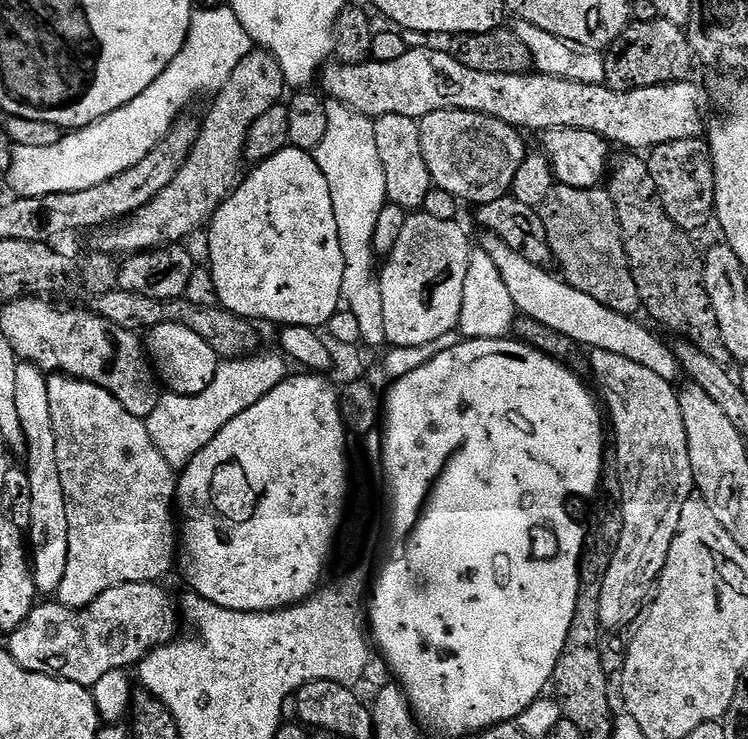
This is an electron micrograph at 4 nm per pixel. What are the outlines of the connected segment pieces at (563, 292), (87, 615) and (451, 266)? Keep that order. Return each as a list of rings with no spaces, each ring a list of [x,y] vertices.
[[[488,234],[483,237],[482,251],[490,256],[494,266],[498,266],[498,274],[502,274],[502,282],[506,282],[507,289],[510,290],[510,298],[514,298],[514,306],[521,317],[529,320],[542,322],[542,326],[550,326],[550,330],[558,330],[558,334],[566,334],[566,338],[572,340],[573,345],[585,344],[588,350],[606,350],[610,354],[618,354],[618,358],[630,358],[630,362],[638,362],[638,366],[646,366],[646,370],[654,370],[658,378],[669,382],[675,381],[676,375],[681,375],[682,369],[676,361],[675,351],[671,347],[667,348],[658,337],[654,336],[644,324],[639,324],[639,319],[631,316],[623,316],[598,302],[598,298],[590,298],[590,294],[582,294],[582,290],[574,290],[555,271],[547,272],[547,267],[526,262],[522,254],[510,250],[504,242],[496,236]]]
[[[156,582],[114,586],[84,608],[67,608],[59,602],[37,603],[22,626],[7,637],[8,653],[18,666],[34,674],[78,683],[90,690],[102,674],[131,669],[131,664],[139,665],[153,648],[172,643],[177,635],[178,608],[160,587]]]
[[[416,210],[411,213],[402,226],[402,234],[398,234],[398,242],[394,242],[394,250],[387,253],[388,260],[378,272],[378,283],[382,294],[382,310],[386,313],[386,338],[388,344],[393,348],[423,346],[428,342],[435,342],[439,337],[448,334],[450,331],[459,329],[460,315],[462,314],[462,286],[466,286],[466,266],[470,266],[470,254],[474,250],[474,244],[468,241],[468,236],[464,233],[464,228],[456,220],[443,220],[440,216],[431,216],[428,210]]]

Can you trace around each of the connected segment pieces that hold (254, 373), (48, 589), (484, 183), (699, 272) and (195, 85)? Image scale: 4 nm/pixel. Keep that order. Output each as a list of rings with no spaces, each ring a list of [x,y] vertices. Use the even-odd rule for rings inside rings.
[[[253,354],[241,360],[225,360],[217,363],[214,382],[202,394],[197,396],[161,395],[158,406],[146,417],[148,433],[158,446],[162,458],[170,462],[172,467],[180,470],[192,461],[220,431],[238,414],[250,410],[254,402],[266,398],[274,386],[287,379],[290,368],[289,361],[283,355],[260,356]]]
[[[28,361],[18,366],[14,382],[19,425],[22,426],[23,447],[26,446],[24,469],[28,480],[29,505],[28,544],[32,580],[39,595],[55,595],[62,577],[66,574],[69,558],[69,522],[66,515],[65,491],[62,490],[61,475],[58,471],[57,440],[50,416],[50,398],[47,375]]]
[[[447,108],[438,110],[434,114],[426,114],[420,117],[418,123],[422,138],[422,158],[426,158],[430,178],[439,191],[441,188],[448,196],[469,200],[472,206],[494,202],[511,193],[514,174],[518,174],[518,166],[522,166],[526,155],[524,140],[520,137],[523,135],[512,125],[488,116],[485,112],[463,112],[457,108]]]
[[[624,154],[617,164],[615,161],[606,190],[612,196],[614,210],[618,210],[626,258],[638,286],[643,311],[648,311],[662,327],[669,328],[676,338],[689,340],[714,362],[731,365],[732,355],[722,343],[722,330],[718,330],[718,318],[714,318],[710,298],[704,289],[704,261],[701,253],[696,253],[692,245],[693,237],[670,222],[660,195],[656,193],[654,178],[650,178],[647,163],[636,156],[639,155]]]
[[[231,7],[204,8],[193,15],[190,30],[182,50],[166,66],[166,70],[153,84],[146,86],[138,98],[126,102],[118,110],[106,114],[98,122],[85,128],[77,128],[61,135],[54,146],[26,146],[13,151],[12,165],[8,168],[8,180],[17,197],[62,194],[70,190],[86,190],[130,170],[172,128],[172,124],[199,96],[215,94],[228,81],[238,62],[254,51],[250,34],[238,22]]]

